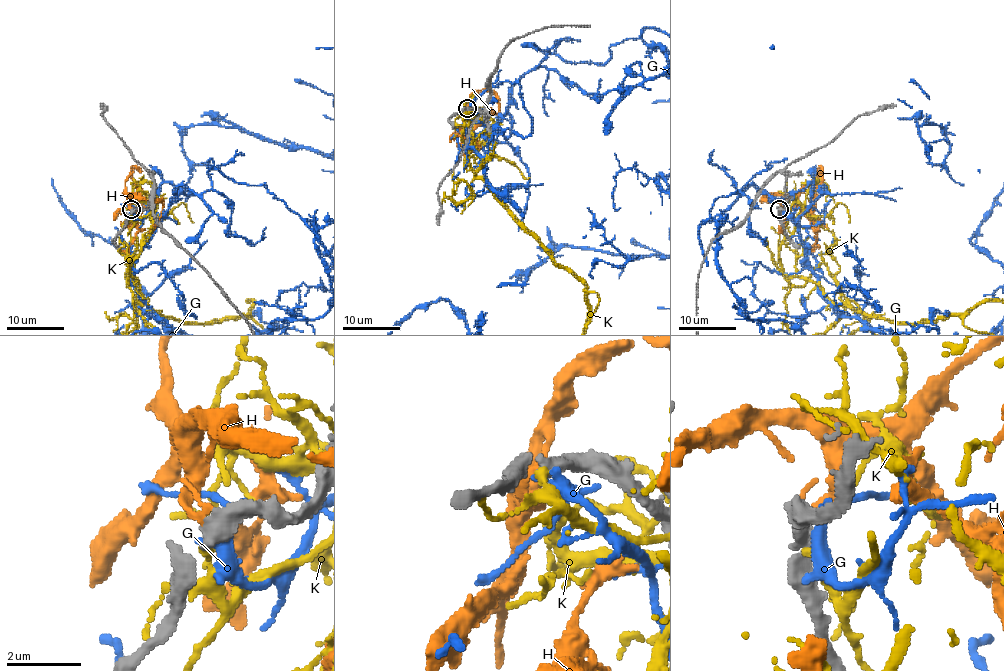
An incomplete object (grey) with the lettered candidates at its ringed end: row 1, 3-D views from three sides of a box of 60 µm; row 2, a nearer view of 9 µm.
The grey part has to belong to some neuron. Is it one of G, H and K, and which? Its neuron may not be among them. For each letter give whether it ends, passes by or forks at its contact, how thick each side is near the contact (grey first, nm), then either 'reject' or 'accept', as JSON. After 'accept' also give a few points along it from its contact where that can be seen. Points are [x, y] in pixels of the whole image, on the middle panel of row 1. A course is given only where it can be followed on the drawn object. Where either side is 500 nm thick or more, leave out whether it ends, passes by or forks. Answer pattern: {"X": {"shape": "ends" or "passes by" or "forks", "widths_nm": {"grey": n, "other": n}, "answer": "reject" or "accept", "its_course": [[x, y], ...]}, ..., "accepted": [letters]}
{"G": {"shape": "forks", "widths_nm": {"grey": 340, "other": 280}, "answer": "reject"}, "H": {"shape": "passes by", "widths_nm": {"grey": 360, "other": 130}, "answer": "accept"}, "K": {"shape": "ends", "widths_nm": {"grey": 320, "other": 220}, "answer": "reject"}, "accepted": ["H"]}

